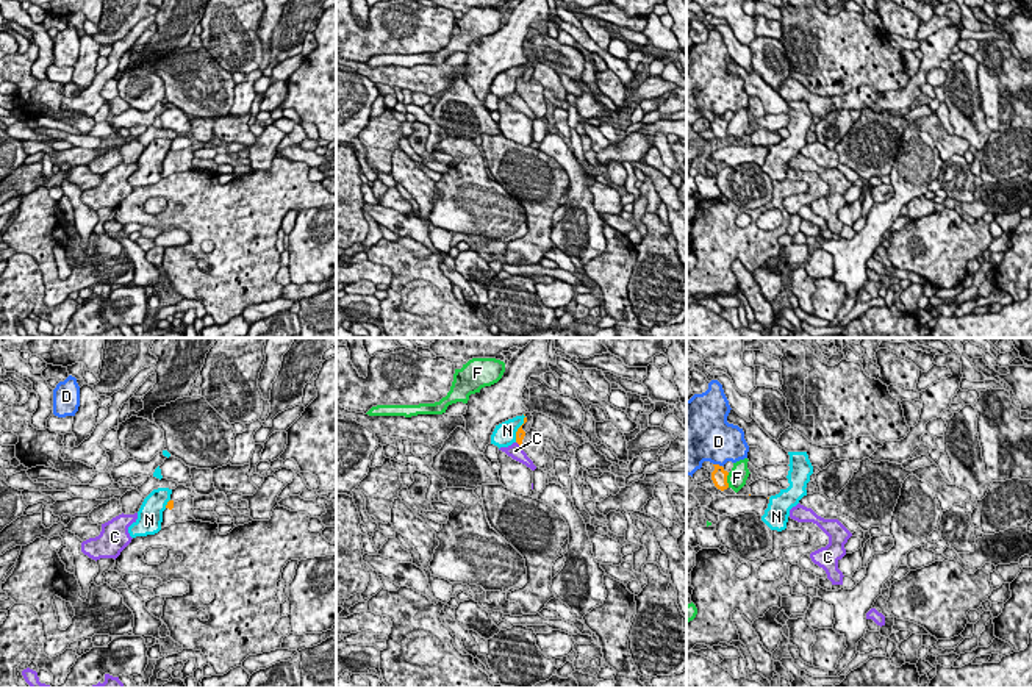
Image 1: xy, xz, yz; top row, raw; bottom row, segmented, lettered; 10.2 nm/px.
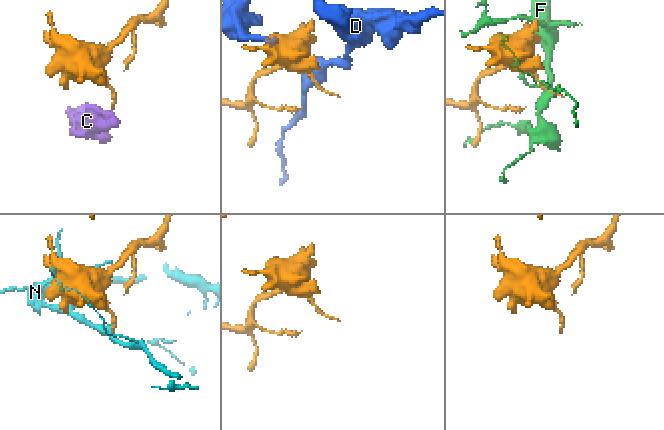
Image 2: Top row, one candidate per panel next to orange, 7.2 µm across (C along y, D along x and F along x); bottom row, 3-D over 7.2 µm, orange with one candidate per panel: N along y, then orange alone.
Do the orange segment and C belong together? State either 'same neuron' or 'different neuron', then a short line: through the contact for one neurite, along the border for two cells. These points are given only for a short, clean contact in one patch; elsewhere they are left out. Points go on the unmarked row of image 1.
different neuron; line xz (516, 91), (521, 97)

